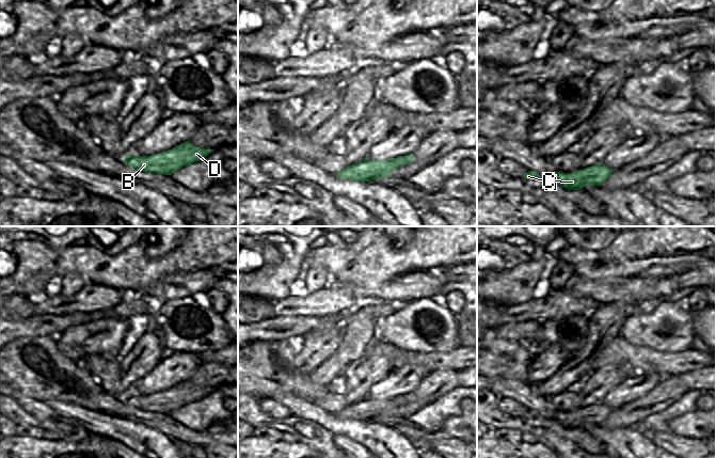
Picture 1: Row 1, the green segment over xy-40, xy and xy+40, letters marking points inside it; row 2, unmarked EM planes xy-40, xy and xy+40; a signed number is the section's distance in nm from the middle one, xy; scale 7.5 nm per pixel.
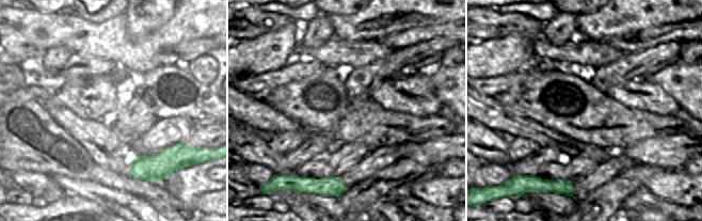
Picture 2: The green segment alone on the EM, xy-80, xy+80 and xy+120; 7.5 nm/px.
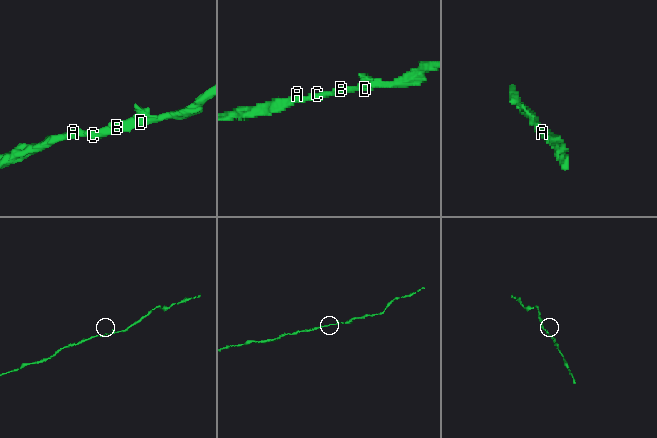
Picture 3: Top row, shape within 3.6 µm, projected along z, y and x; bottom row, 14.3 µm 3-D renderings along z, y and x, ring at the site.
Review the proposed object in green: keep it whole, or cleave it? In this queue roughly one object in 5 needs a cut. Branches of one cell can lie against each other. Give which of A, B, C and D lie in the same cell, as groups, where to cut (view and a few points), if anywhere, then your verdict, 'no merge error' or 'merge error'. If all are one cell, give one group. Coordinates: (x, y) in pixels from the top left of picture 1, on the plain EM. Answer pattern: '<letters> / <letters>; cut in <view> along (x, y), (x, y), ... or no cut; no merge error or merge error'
A B C D; no cut; no merge error

